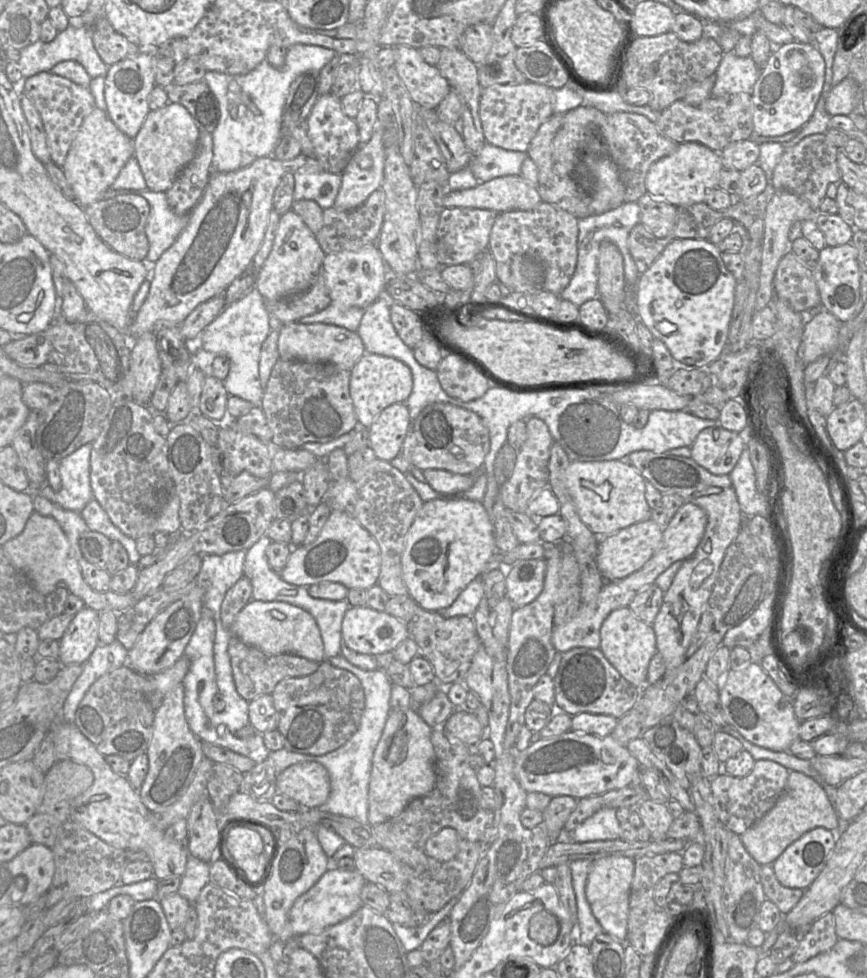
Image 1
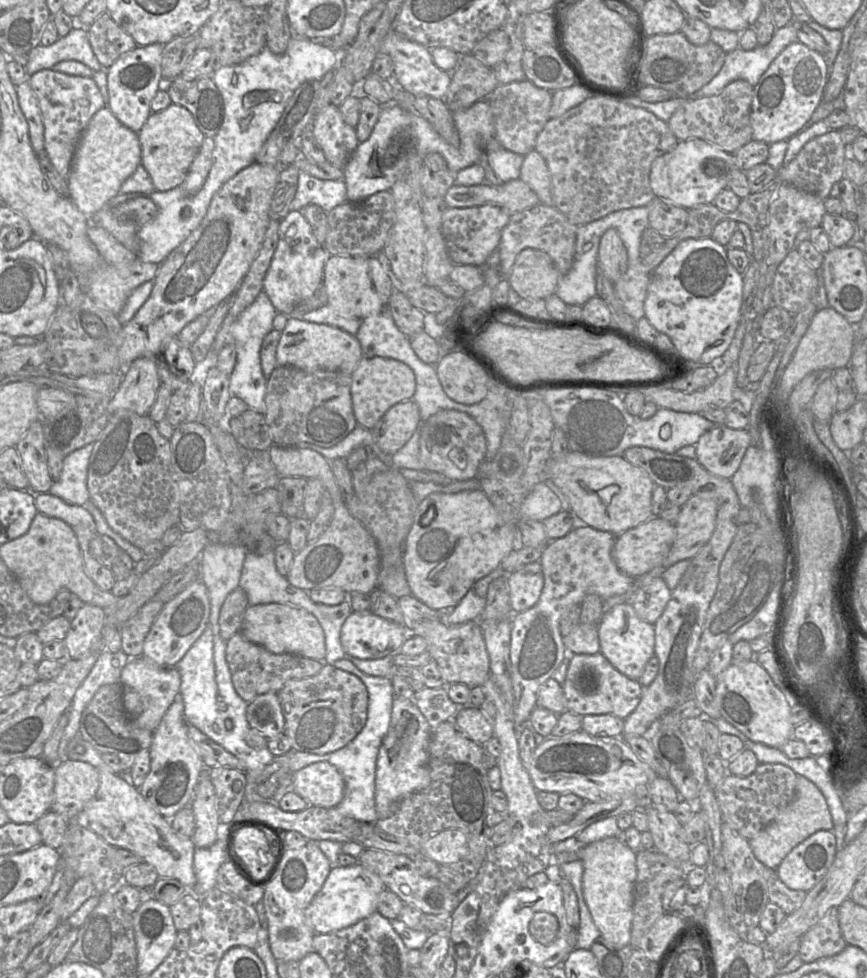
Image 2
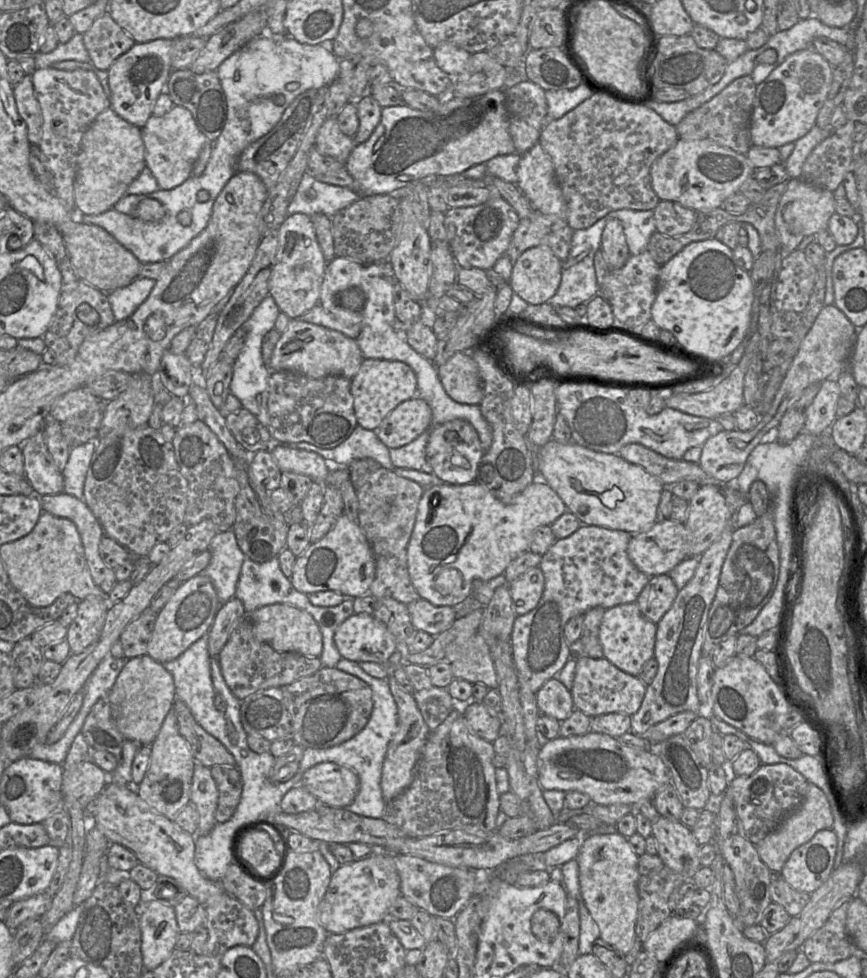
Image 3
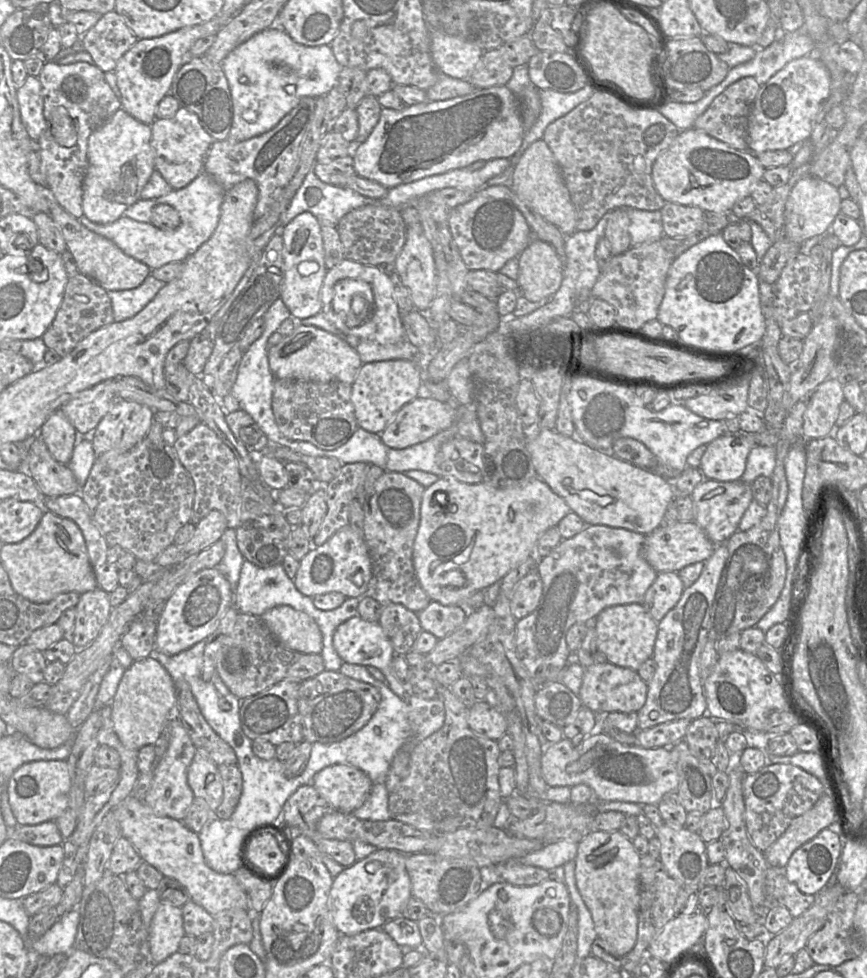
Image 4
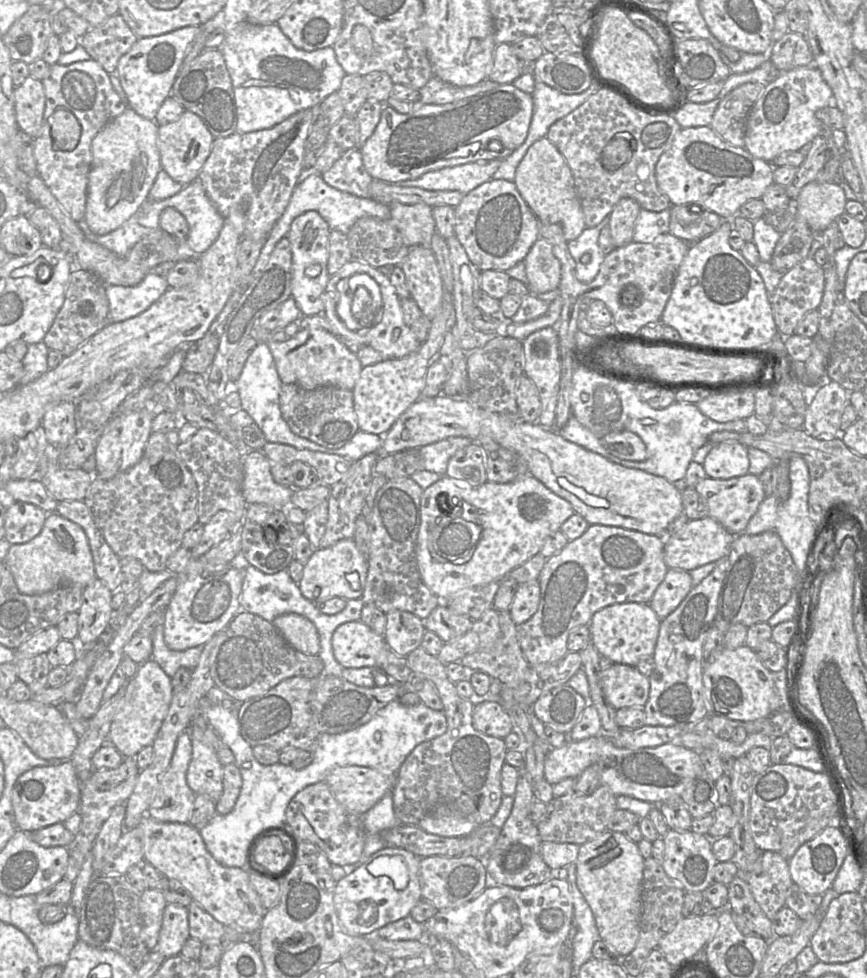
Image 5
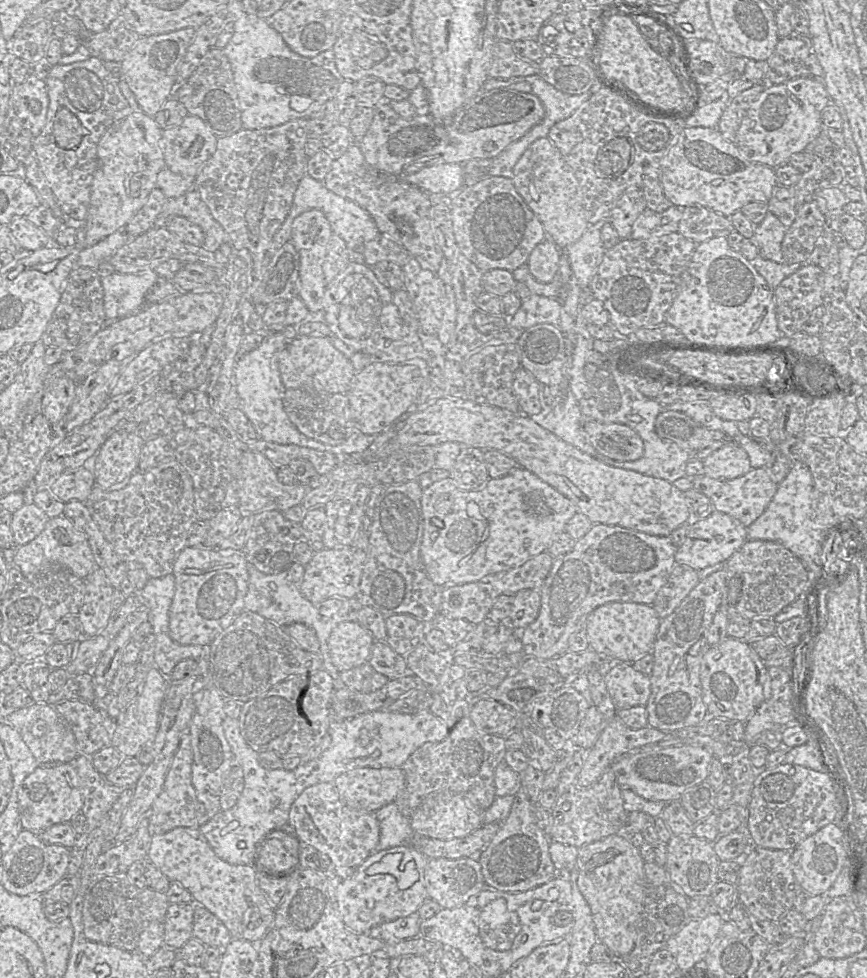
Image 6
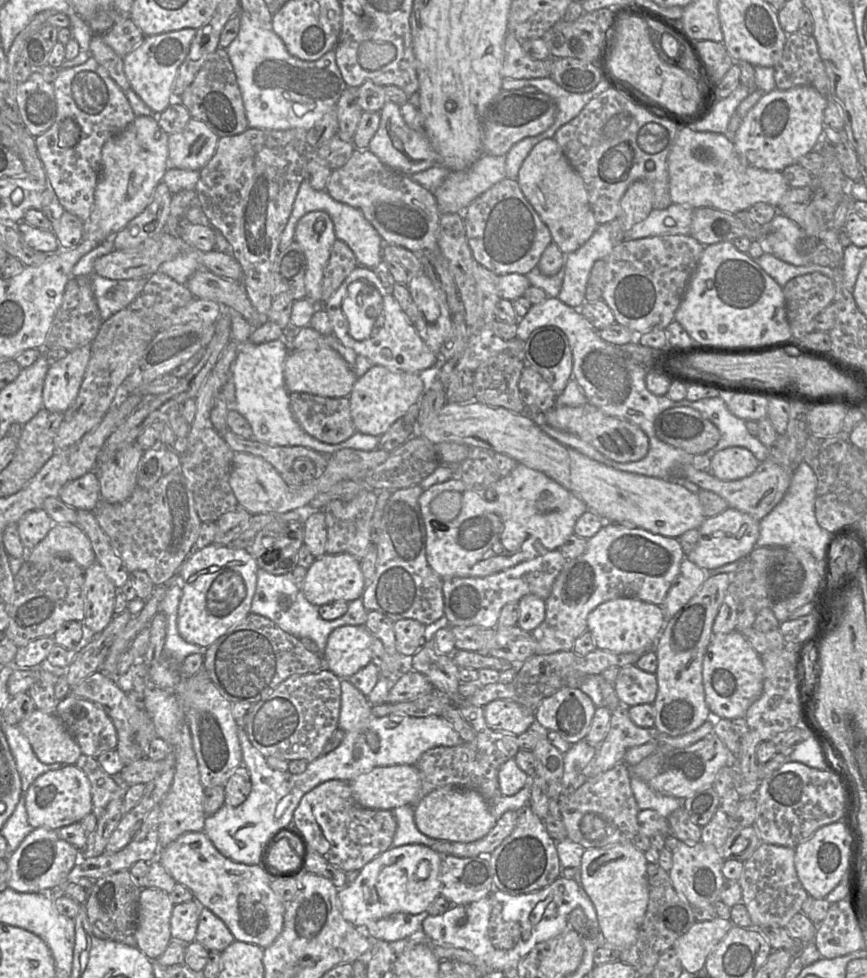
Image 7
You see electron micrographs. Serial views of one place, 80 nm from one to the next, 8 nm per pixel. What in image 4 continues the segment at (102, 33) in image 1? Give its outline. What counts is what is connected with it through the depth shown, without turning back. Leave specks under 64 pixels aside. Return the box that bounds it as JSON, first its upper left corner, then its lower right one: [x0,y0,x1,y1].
[81,11,138,72]

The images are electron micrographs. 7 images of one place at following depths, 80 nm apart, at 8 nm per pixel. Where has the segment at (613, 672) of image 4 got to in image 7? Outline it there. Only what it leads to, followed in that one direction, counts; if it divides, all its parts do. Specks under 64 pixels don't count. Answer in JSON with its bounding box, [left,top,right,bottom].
[614,665,658,706]

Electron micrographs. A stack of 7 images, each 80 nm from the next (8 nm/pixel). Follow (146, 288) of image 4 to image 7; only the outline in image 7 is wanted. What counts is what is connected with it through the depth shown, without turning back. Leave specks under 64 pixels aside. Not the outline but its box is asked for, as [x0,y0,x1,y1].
[88,272,147,321]

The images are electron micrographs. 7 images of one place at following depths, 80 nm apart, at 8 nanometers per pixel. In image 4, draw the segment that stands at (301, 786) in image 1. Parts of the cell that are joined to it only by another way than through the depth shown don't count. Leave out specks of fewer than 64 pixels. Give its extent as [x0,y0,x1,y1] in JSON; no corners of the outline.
[312,764,373,813]

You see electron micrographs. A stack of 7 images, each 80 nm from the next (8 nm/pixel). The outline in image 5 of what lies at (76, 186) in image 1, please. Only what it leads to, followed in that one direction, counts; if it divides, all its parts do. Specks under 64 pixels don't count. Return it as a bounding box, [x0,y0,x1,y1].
[84,107,162,235]

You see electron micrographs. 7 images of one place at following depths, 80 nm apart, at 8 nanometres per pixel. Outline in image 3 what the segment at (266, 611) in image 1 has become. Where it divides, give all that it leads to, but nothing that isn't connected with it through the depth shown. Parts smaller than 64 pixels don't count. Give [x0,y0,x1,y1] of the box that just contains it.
[247,604,323,657]

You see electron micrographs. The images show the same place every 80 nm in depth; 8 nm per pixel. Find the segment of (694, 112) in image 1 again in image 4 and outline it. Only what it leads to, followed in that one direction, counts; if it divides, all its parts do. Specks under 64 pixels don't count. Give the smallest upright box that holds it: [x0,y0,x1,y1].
[693,76,760,151]

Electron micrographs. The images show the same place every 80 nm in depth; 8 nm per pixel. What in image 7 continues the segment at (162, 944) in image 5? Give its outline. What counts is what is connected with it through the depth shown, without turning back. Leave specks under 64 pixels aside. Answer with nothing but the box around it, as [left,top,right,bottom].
[170,900,201,945]

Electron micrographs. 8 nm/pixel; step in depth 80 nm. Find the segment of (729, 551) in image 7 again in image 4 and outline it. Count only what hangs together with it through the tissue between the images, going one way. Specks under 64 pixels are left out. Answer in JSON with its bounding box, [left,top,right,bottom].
[642,521,715,573]

